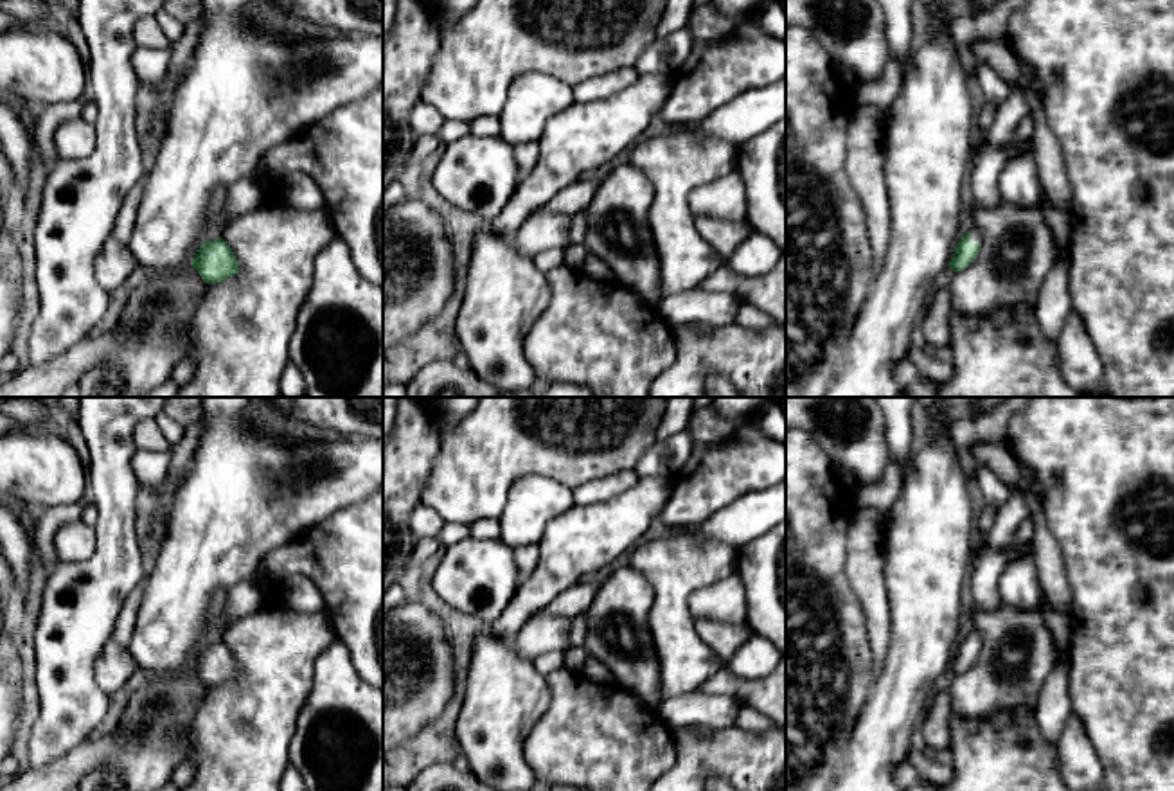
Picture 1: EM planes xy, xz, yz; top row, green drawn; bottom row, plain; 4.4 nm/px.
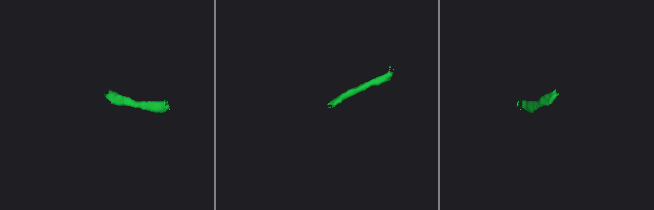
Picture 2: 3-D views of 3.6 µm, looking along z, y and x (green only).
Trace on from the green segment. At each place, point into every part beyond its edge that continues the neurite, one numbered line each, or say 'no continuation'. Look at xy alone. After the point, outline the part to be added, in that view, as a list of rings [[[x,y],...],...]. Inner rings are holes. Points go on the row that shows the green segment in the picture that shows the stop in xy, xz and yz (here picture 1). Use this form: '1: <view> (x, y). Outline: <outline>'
no continuation

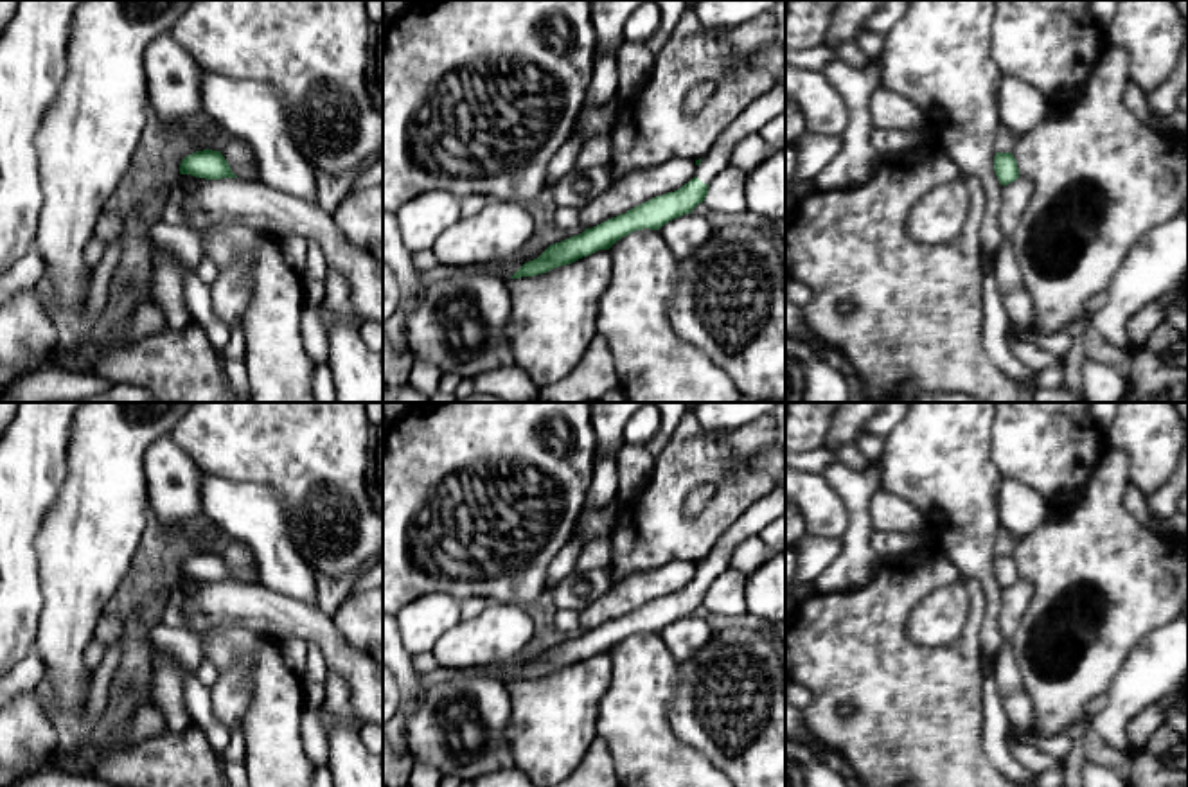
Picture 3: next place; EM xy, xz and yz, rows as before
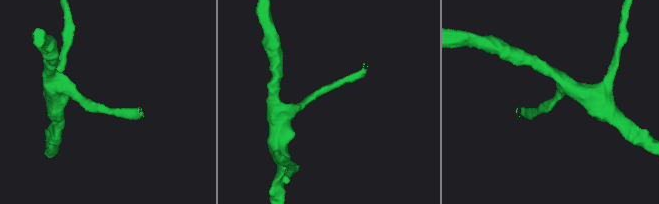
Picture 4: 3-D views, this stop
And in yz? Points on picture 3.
no continuation

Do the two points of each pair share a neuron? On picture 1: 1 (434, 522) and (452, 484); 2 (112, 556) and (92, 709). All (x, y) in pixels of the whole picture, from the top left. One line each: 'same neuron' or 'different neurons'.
1: different neurons
2: same neuron

